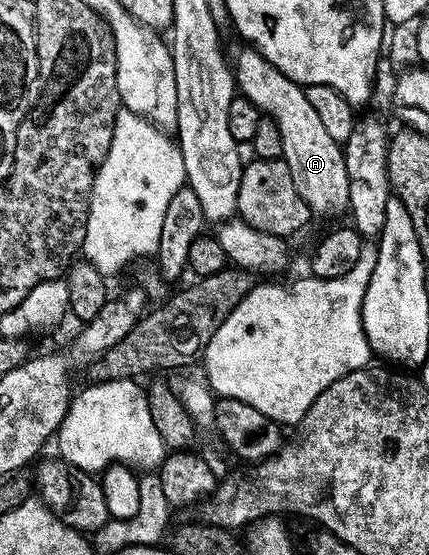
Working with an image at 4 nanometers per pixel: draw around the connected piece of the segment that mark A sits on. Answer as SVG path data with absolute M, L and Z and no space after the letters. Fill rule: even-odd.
M252 46L245 49L235 60L235 84L240 95L245 96L258 108L259 112L277 122L281 139L281 156L295 178L295 190L307 202L310 213L321 216L345 216L349 212L347 169L344 166L342 145L327 134L323 121L307 102L307 94L302 85L288 80L271 62L262 58Z

